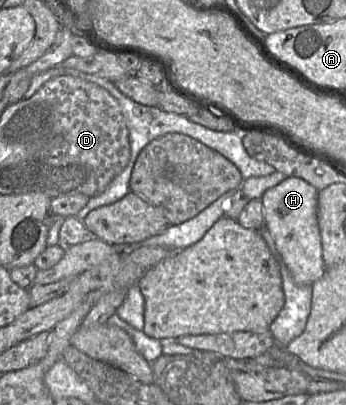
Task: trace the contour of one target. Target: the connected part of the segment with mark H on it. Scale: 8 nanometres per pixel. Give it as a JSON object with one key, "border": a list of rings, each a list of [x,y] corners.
{"border":[[[286,177],[261,197],[264,223],[294,281],[301,285],[312,285],[326,271],[317,218],[317,199],[318,190],[298,177]]]}

